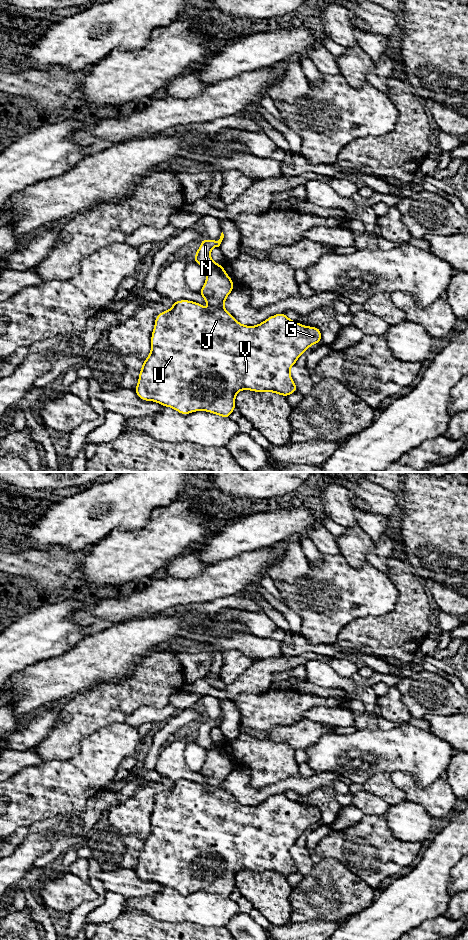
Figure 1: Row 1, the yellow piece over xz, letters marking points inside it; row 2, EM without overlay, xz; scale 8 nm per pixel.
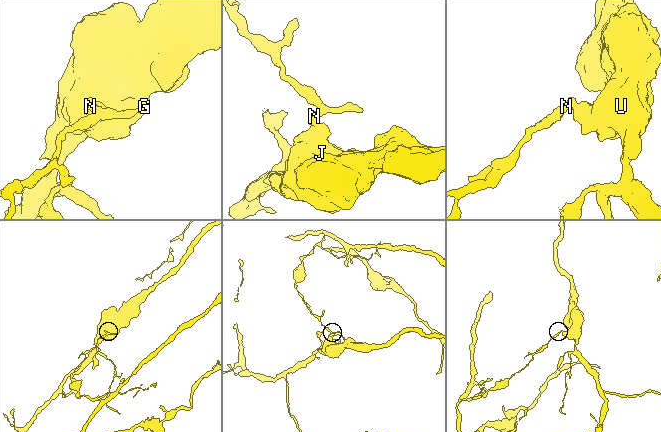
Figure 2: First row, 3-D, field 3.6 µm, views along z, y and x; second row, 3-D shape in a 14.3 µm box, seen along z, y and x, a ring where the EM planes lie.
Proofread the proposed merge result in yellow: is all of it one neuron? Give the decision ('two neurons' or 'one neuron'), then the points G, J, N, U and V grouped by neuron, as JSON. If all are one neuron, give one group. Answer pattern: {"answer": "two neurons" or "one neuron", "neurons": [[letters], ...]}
{"answer": "two neurons", "neurons": [["G", "J", "U", "V"], ["N"]]}

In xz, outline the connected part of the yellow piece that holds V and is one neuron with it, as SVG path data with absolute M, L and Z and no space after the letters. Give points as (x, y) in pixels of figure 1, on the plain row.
M216 743L207 749L205 764L199 771L211 787L210 790L197 782L178 780L173 782L171 789L156 796L151 815L150 835L143 841L134 869L141 880L154 881L173 888L182 895L206 891L229 898L236 888L236 874L241 870L273 872L285 878L298 871L290 855L290 848L309 827L322 822L320 808L304 806L289 799L285 793L270 796L255 806L243 805L224 788L224 782L234 768L234 763L223 749L223 745Z

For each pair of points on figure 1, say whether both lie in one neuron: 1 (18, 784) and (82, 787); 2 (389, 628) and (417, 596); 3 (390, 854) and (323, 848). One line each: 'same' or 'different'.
1: same
2: same
3: same

